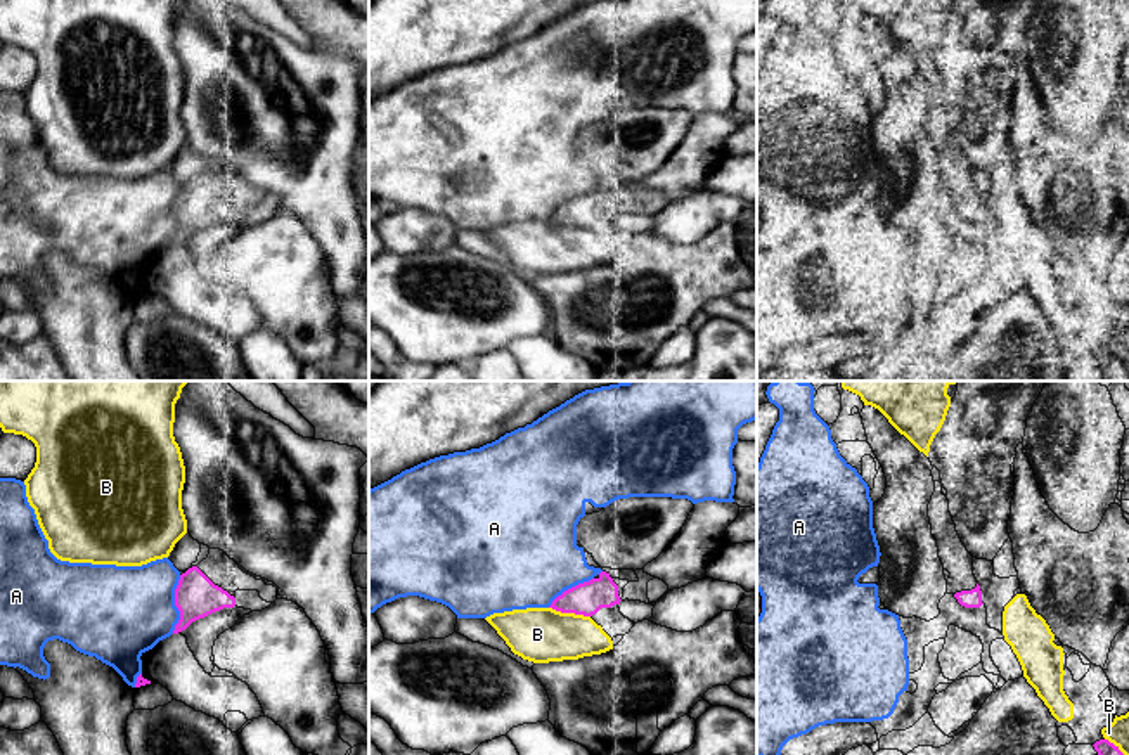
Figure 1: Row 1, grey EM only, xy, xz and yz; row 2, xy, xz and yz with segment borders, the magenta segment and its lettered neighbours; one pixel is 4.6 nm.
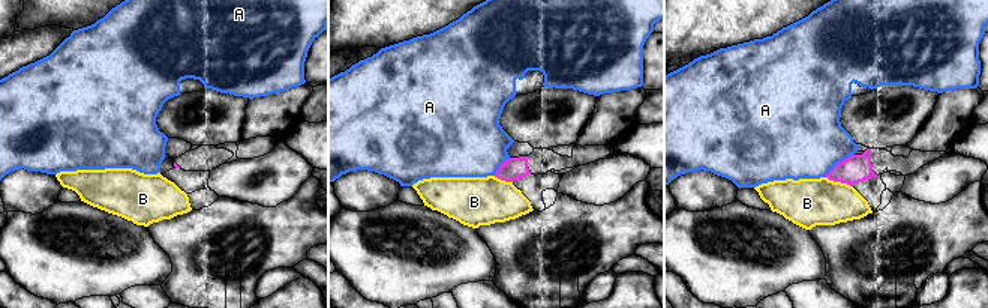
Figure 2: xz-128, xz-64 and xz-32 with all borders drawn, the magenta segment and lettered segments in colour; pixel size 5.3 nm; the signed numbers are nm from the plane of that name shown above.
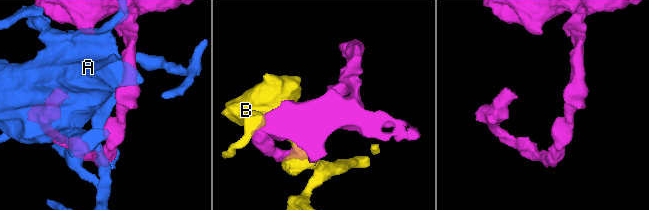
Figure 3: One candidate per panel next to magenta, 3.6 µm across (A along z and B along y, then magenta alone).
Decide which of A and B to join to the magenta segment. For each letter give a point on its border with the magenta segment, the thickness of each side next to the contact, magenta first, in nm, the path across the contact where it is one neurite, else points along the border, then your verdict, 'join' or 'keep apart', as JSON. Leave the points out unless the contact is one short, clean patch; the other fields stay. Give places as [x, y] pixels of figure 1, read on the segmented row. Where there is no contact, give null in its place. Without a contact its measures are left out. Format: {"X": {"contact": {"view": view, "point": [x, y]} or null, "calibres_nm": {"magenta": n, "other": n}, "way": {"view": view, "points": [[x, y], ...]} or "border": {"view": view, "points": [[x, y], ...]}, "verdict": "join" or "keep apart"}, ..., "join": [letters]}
{"A": {"contact": {"view": "xy", "point": [175, 605]}, "calibres_nm": {"magenta": 200, "other": 420}, "verdict": "keep apart"}, "B": {"contact": {"view": "xz", "point": [570, 612]}, "calibres_nm": {"magenta": 150, "other": 260}, "verdict": "keep apart"}, "join": []}

